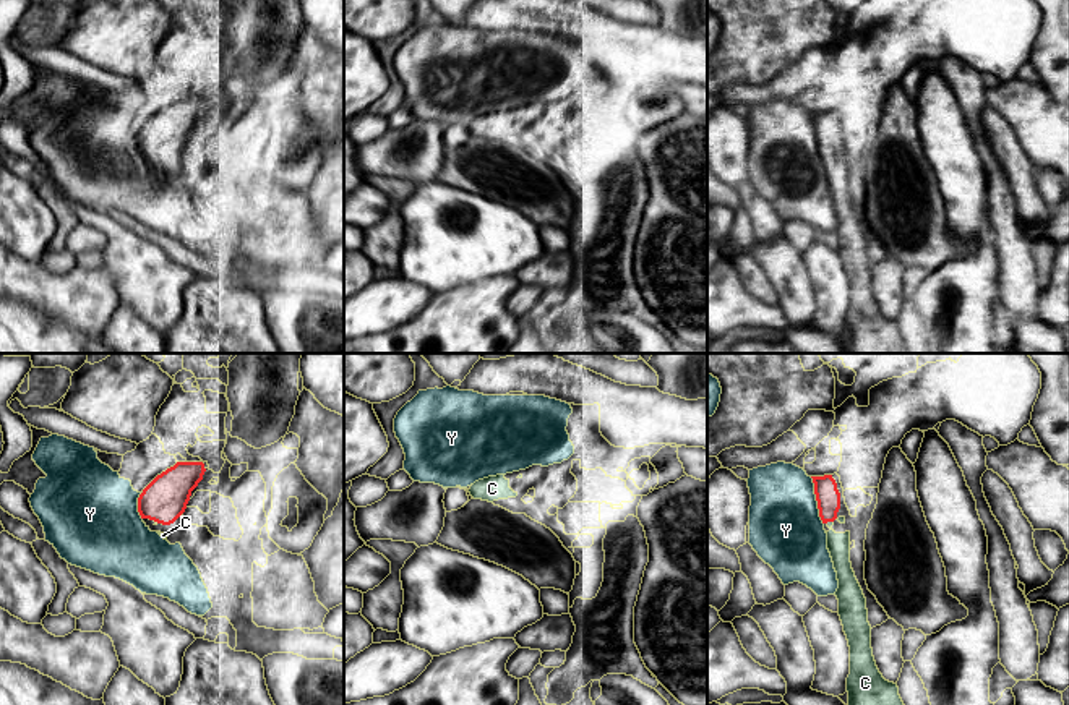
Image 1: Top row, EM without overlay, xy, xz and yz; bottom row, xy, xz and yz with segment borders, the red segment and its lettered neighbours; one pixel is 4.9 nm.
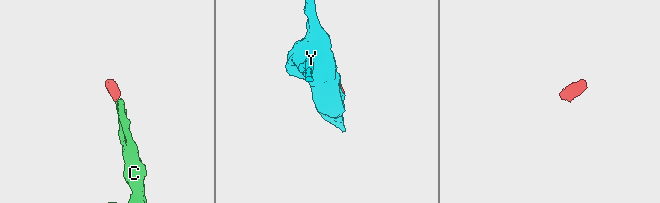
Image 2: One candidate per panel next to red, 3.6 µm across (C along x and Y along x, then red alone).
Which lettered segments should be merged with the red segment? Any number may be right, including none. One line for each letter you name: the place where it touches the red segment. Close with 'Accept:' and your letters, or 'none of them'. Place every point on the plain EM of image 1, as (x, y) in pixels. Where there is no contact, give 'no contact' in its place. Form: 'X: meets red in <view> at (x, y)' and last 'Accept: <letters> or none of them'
C: meets red in yz at (829, 158)
Accept: C

